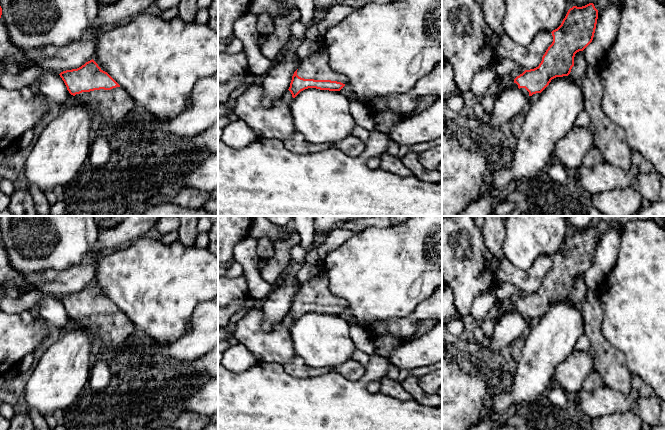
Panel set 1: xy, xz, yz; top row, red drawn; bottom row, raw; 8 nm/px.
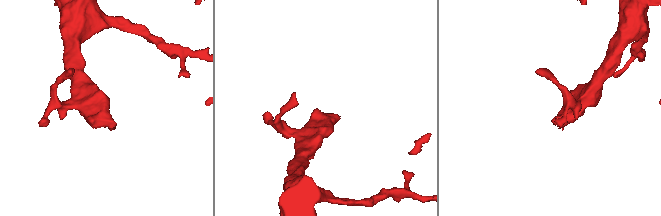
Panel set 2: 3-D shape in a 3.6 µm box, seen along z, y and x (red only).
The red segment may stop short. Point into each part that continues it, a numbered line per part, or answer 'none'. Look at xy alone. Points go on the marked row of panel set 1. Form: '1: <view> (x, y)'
1: xy (113, 106)

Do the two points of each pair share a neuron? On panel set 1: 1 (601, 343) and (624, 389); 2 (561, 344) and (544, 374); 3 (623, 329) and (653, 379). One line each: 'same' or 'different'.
1: same
2: same
3: same

